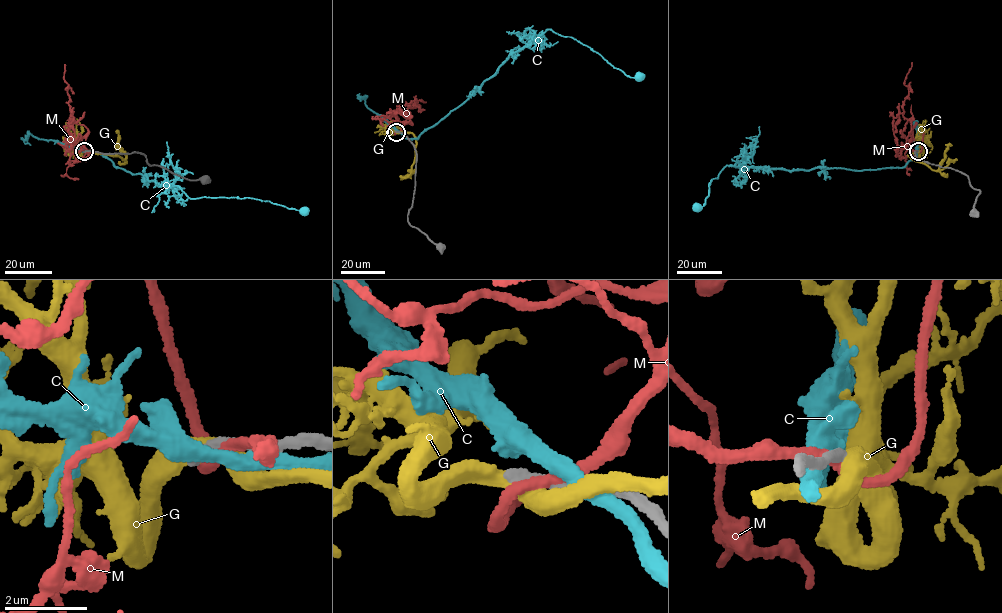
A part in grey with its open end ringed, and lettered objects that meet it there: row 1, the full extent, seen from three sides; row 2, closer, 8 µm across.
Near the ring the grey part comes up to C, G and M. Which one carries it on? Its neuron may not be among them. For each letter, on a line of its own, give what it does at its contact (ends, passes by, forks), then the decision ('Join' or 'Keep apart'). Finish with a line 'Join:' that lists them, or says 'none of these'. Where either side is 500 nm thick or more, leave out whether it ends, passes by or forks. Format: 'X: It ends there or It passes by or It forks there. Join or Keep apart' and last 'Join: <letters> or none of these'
C: It passes by. Keep apart
G: It passes by. Join
M: It passes by. Keep apart
Join: G

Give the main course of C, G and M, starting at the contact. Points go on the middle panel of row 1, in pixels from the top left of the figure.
C: (399, 132), (406, 138), (417, 139), (460, 106), (511, 53), (547, 29), (592, 48), (631, 77), (639, 76)
G: (396, 131), (411, 133), (415, 139), (410, 173)
M: (397, 131), (404, 121), (412, 124), (403, 112), (414, 104), (415, 107), (419, 100), (426, 102)

